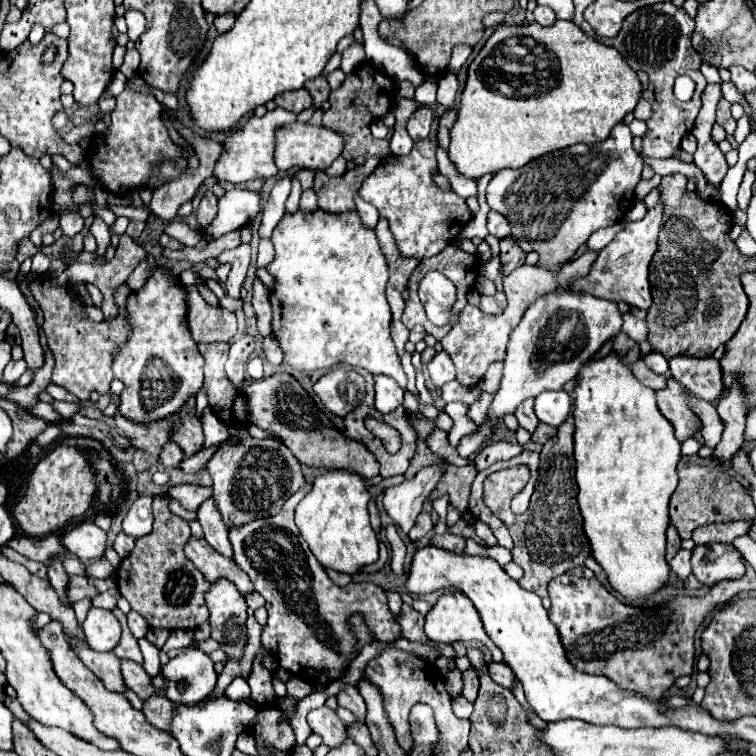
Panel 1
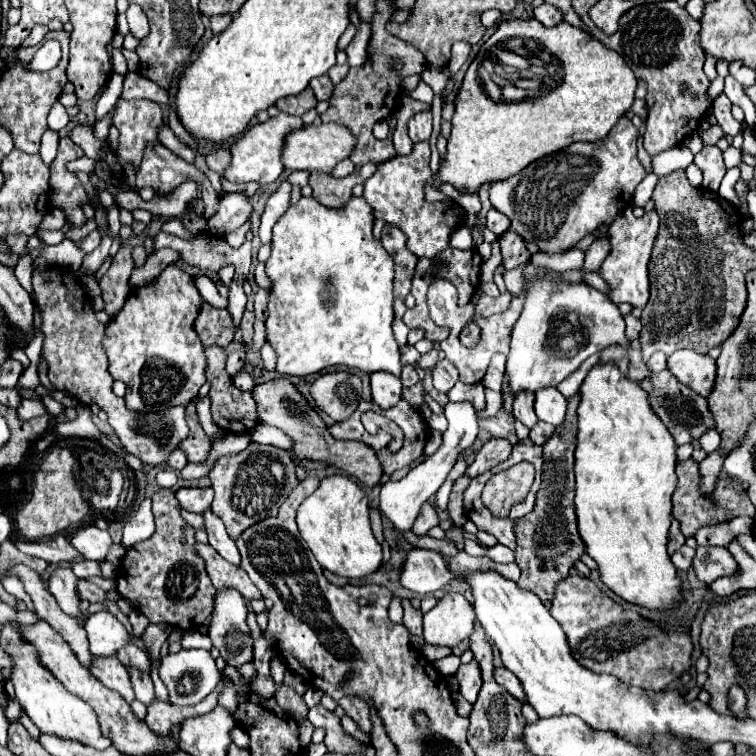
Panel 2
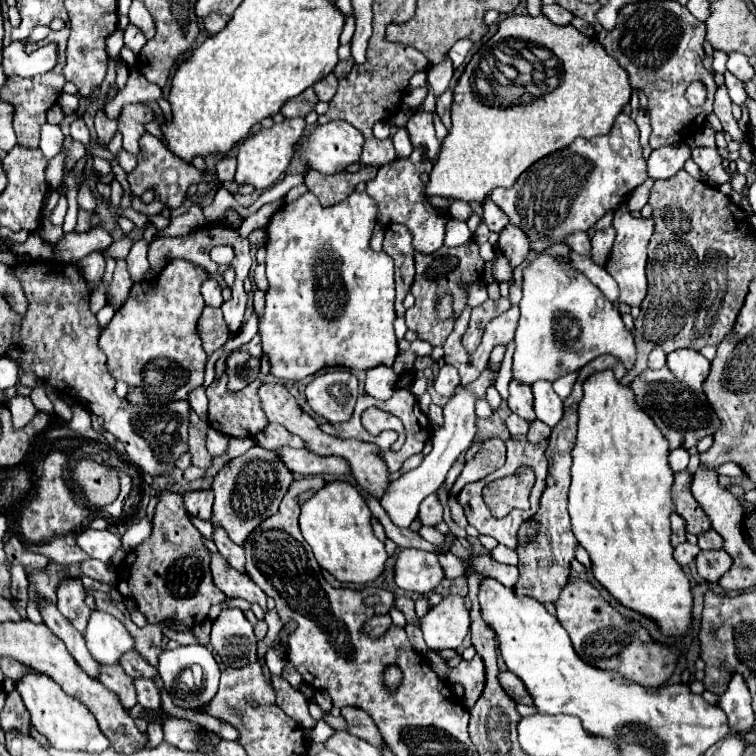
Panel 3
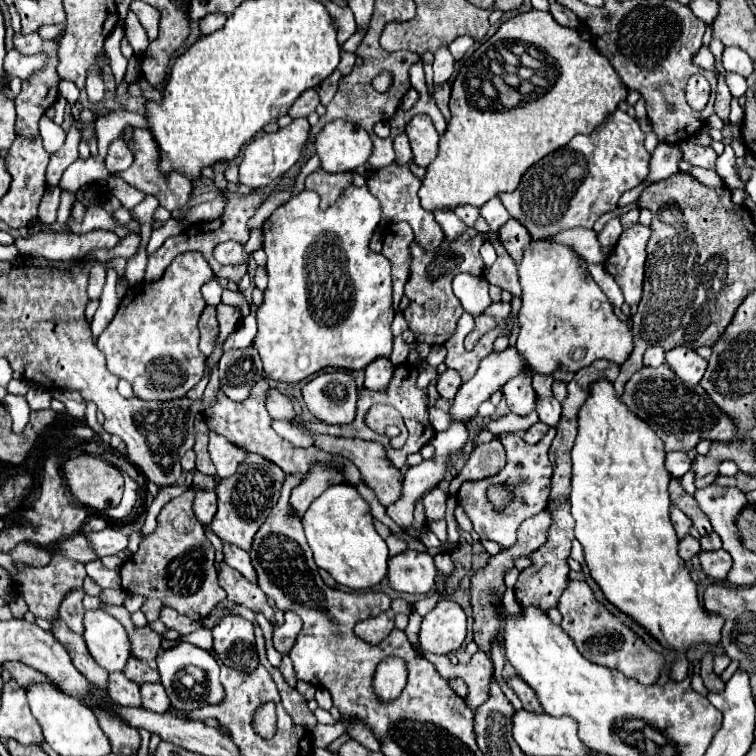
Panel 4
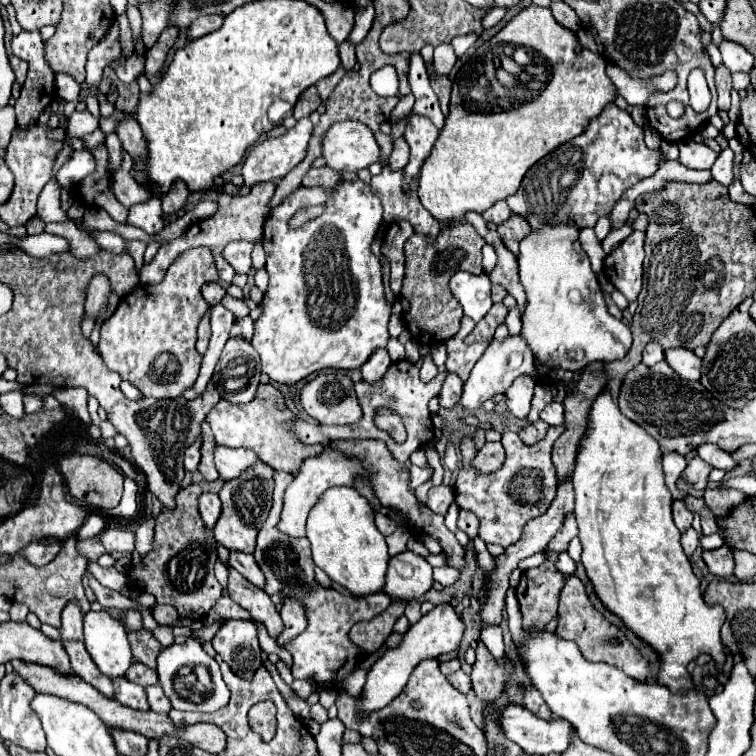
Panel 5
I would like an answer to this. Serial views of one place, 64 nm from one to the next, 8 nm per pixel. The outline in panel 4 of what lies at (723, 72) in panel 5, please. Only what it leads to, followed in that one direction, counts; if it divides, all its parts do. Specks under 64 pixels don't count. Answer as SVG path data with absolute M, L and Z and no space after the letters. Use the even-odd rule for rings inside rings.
M718 74L718 90L716 90L716 102L714 102L714 108L716 108L716 114L728 122L728 114L730 114L730 100L732 100L732 94L728 90L728 84L724 80L722 74Z

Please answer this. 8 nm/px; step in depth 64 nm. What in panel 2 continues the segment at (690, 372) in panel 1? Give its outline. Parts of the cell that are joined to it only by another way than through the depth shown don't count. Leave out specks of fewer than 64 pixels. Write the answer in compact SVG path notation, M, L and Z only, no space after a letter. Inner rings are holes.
M678 350L668 358L668 370L688 388L700 396L708 396L716 378L716 364L706 354L696 354L692 350Z

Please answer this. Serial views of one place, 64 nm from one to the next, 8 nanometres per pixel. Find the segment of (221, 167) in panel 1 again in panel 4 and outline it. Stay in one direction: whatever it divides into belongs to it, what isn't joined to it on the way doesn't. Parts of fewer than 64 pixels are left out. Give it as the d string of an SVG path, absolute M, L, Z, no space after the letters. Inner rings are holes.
M298 118L290 126L280 128L276 134L264 134L252 140L248 146L244 146L244 158L240 164L240 182L252 190L258 190L280 180L300 160L302 146L308 140L308 130L310 130L308 120Z

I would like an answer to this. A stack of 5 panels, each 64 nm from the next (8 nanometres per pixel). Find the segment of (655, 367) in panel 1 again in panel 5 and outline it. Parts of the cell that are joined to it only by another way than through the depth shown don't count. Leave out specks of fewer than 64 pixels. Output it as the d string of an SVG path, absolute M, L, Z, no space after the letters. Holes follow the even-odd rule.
M655 341L648 342L648 346L644 348L644 354L642 354L642 362L652 366L652 364L657 364L662 360L664 360L664 349L662 346Z

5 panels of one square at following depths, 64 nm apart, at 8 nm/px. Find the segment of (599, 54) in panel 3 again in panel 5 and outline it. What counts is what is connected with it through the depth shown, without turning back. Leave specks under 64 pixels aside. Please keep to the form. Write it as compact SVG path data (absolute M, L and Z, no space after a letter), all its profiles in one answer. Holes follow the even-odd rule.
M530 4L528 8L520 10L520 12L492 38L492 44L486 44L486 46L494 46L494 44L522 46L522 48L530 48L530 50L534 50L536 54L540 54L540 56L546 60L546 68L548 68L548 70L546 70L546 80L544 80L544 78L542 78L542 82L540 82L540 80L534 80L534 82L536 82L536 84L534 84L534 92L514 92L514 86L512 86L512 88L510 88L510 86L508 86L508 88L502 86L502 84L500 84L494 76L490 76L490 74L486 72L486 68L484 68L484 46L480 46L478 52L458 70L454 82L474 82L474 86L472 86L472 88L452 88L450 114L448 114L448 118L446 118L444 128L440 130L440 136L438 136L438 140L436 140L436 144L434 144L434 148L432 148L428 160L424 160L424 166L422 166L420 178L418 178L418 190L416 190L416 192L418 192L418 198L420 198L420 202L422 202L422 206L424 206L438 222L444 222L444 224L452 224L452 222L456 222L456 220L462 220L466 212L480 212L480 214L482 214L482 212L484 212L488 206L492 206L494 202L506 200L508 196L516 194L516 190L520 188L520 182L522 182L524 174L530 170L530 166L534 166L542 156L546 156L548 152L552 152L556 146L560 146L560 144L572 140L574 136L578 136L580 132L584 132L584 128L588 126L588 122L590 122L592 118L596 118L596 116L602 112L602 108L604 108L608 102L612 102L612 100L616 98L616 94L618 94L616 88L614 88L614 84L612 84L610 78L606 76L606 60L604 60L602 56L598 56L598 54L586 50L586 48L578 42L578 38L576 38L574 32L566 30L564 26L560 26L560 24L554 20L550 8L542 8L542 6Z

